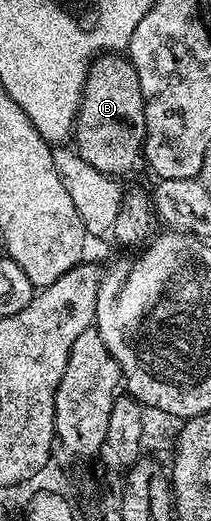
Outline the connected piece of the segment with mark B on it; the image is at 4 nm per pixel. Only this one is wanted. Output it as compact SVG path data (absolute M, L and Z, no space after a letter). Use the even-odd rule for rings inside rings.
M101 55L88 67L84 94L74 126L76 154L94 171L123 179L142 165L146 115L138 71L124 55ZM76 141L76 142L75 142Z

